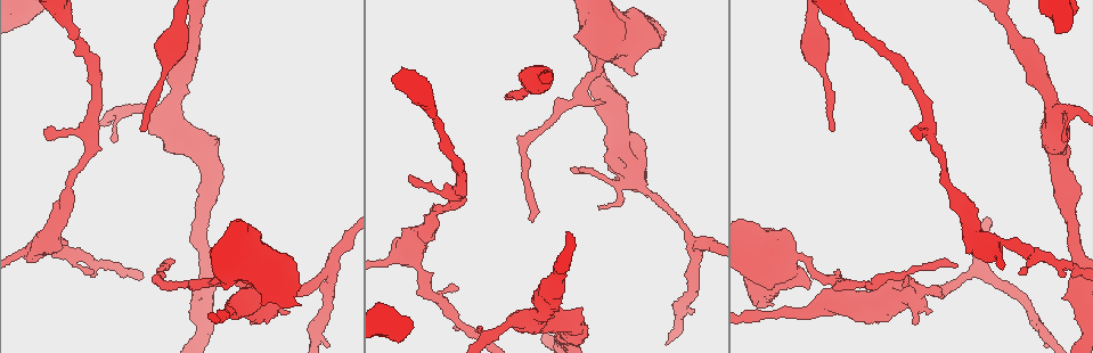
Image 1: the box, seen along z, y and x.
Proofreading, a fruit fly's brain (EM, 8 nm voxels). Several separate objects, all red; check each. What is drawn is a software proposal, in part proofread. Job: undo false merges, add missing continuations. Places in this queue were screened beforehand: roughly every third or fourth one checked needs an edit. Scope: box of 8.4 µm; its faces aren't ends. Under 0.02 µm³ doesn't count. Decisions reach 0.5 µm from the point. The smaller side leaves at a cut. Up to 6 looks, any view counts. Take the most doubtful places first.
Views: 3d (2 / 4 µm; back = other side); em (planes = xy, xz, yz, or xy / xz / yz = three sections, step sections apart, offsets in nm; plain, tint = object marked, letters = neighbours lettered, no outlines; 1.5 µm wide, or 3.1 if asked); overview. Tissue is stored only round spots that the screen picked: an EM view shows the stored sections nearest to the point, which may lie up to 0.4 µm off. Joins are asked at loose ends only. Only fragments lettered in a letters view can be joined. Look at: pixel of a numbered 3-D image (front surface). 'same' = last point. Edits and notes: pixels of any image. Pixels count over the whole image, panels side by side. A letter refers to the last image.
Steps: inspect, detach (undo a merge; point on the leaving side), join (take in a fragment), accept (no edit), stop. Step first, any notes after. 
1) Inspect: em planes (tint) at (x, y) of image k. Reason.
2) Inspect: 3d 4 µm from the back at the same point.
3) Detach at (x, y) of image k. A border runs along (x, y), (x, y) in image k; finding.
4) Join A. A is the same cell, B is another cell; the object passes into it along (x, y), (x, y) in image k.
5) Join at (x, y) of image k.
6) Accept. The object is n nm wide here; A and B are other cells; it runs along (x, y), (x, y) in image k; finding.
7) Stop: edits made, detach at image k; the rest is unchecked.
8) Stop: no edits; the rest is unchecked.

Inspect: 3d 4 µm from the back at (833, 128) of image 1. Tapers out.

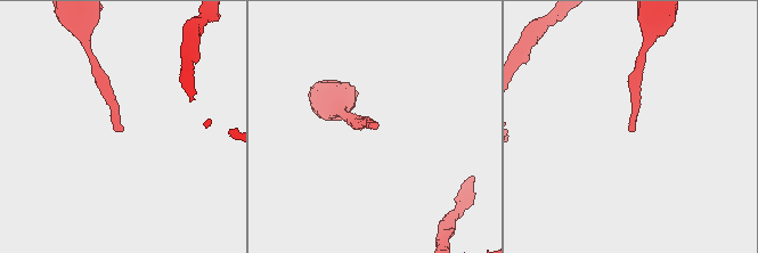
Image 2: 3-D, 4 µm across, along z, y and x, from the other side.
Inspect: em planes (plain) at (122, 129) of image 2.

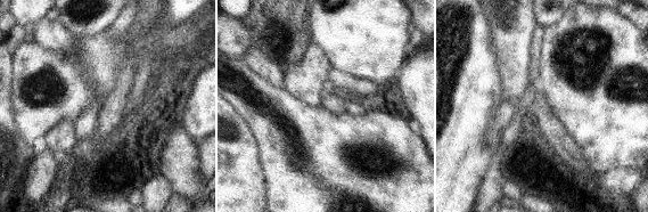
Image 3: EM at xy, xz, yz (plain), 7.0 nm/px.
Inspect: em planes (letters) at the same point. What lies round it.

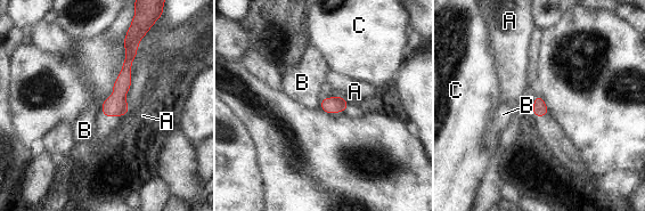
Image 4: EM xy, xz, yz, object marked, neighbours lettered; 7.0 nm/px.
Accept. The object is 100 nm wide here; A, B and C are other cells; a border runs along (100, 105), (104, 115) in image 4; no lettered fragment goes on from it.

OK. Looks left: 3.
Inspect: 3d 4 µm at (958, 267) of image 1. Free end.

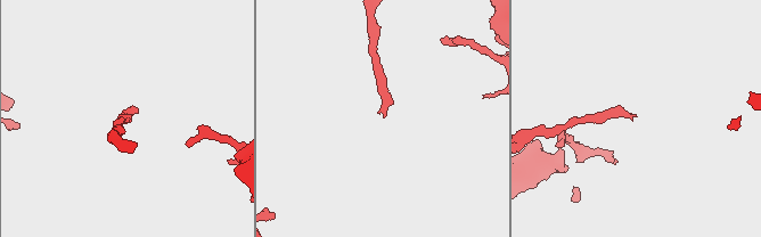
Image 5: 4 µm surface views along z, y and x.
Inspect: em planes (letters) at (637, 116) of image 5.

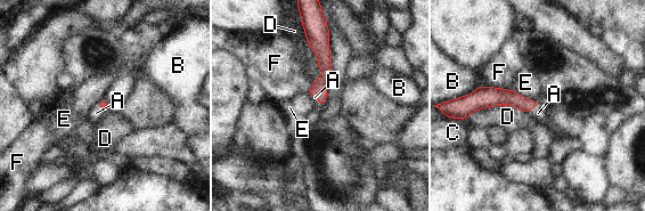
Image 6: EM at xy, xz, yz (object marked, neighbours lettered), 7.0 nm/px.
Join at (538, 113) of image 6. A is the same cell, B, C, D, E and F are other cells; the object passes into it along (498, 96), (531, 106), (538, 113) in image 6; the neuron continues.

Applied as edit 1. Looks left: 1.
Inspect: em planes (letters) at (920, 296) of image 1.

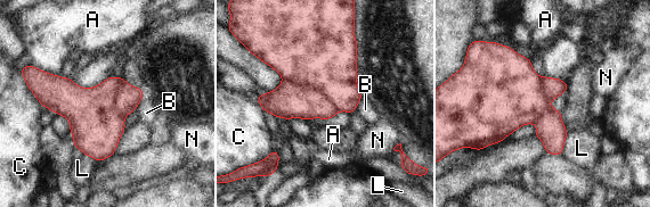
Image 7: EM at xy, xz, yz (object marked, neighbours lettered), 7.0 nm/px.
Detach at (290, 100) of image 7. The object is 400 nm wide here; A, B, C, L and N are other cells; a border runs along (283, 79), (319, 90), (339, 110) in image 7; a second neuron is stuck on.

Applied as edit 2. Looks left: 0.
Stop: edits made, join at image 6, detach at image 7; the rest is unchecked.

